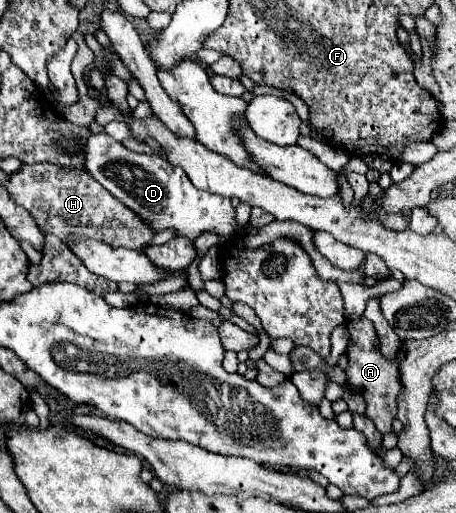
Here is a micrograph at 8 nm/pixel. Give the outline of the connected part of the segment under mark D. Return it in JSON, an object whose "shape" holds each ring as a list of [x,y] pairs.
{"shape":[[[91,135],[87,141],[85,171],[157,231],[173,227],[179,235],[189,239],[197,239],[203,231],[215,231],[223,237],[229,237],[235,231],[235,209],[231,207],[231,201],[227,197],[197,189],[181,167],[171,165],[157,153],[137,153],[119,141],[113,145],[109,137]]]}

